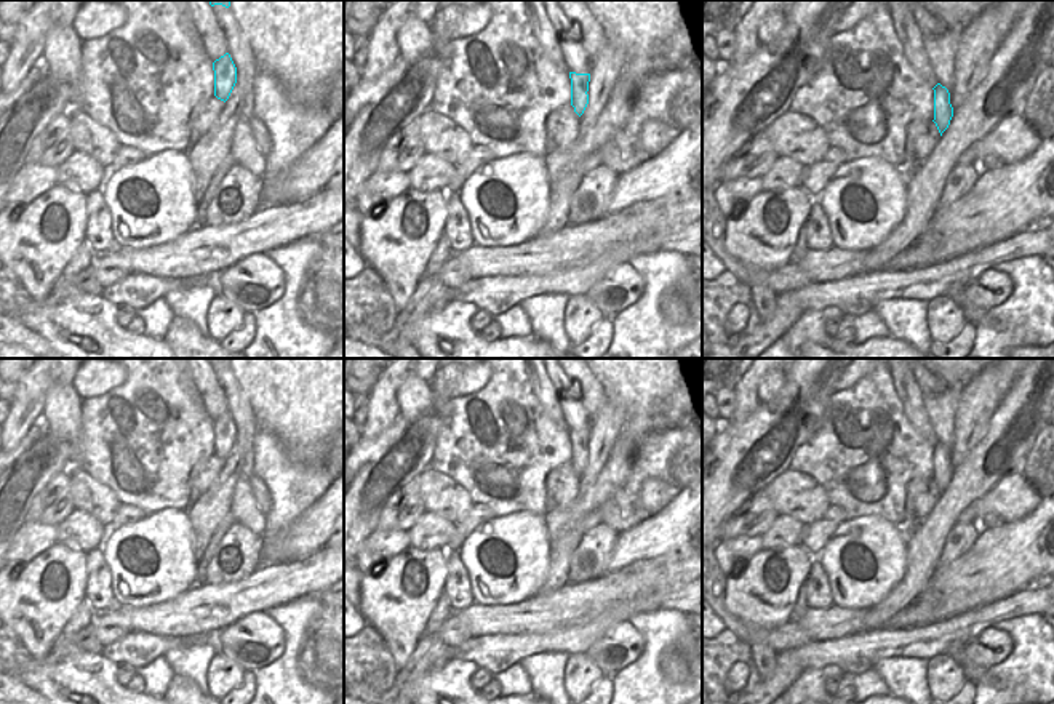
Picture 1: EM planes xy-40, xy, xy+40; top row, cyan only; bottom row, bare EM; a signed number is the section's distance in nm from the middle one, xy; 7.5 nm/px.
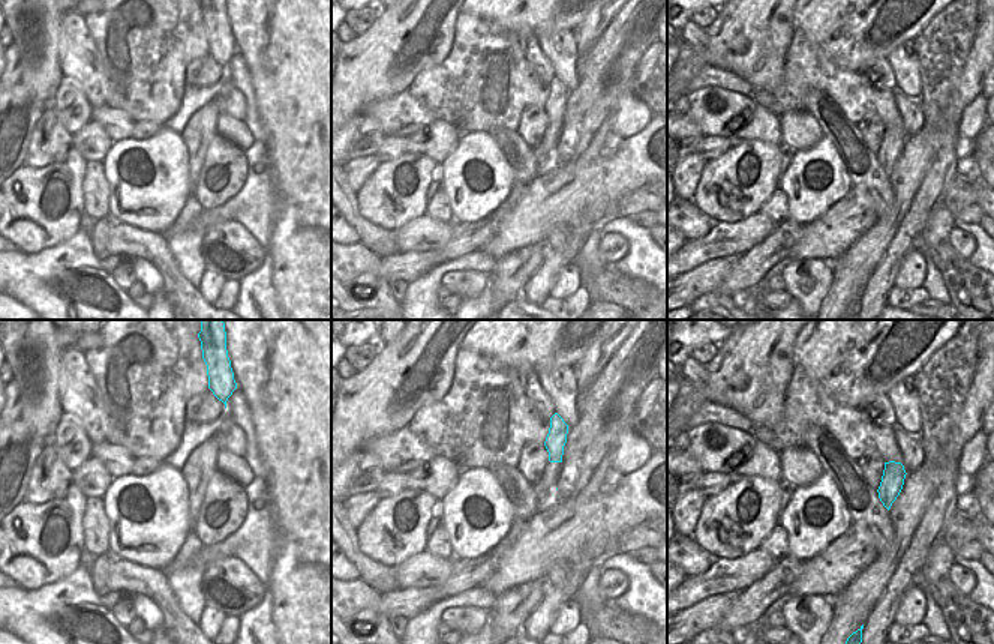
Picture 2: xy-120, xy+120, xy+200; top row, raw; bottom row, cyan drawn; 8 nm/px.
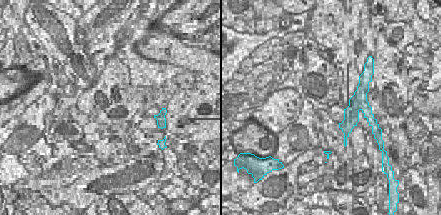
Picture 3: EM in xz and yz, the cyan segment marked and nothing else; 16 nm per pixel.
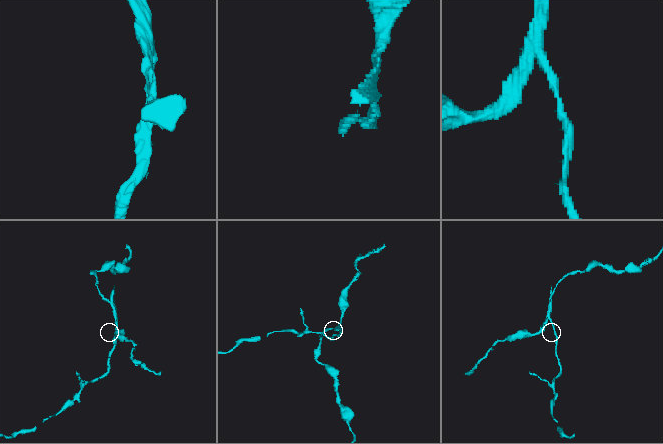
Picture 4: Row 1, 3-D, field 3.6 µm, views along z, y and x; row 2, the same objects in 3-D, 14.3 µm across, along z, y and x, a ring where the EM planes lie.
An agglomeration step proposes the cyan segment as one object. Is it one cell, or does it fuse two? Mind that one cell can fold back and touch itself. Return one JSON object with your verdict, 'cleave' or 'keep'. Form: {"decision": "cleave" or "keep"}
{"decision": "cleave"}

